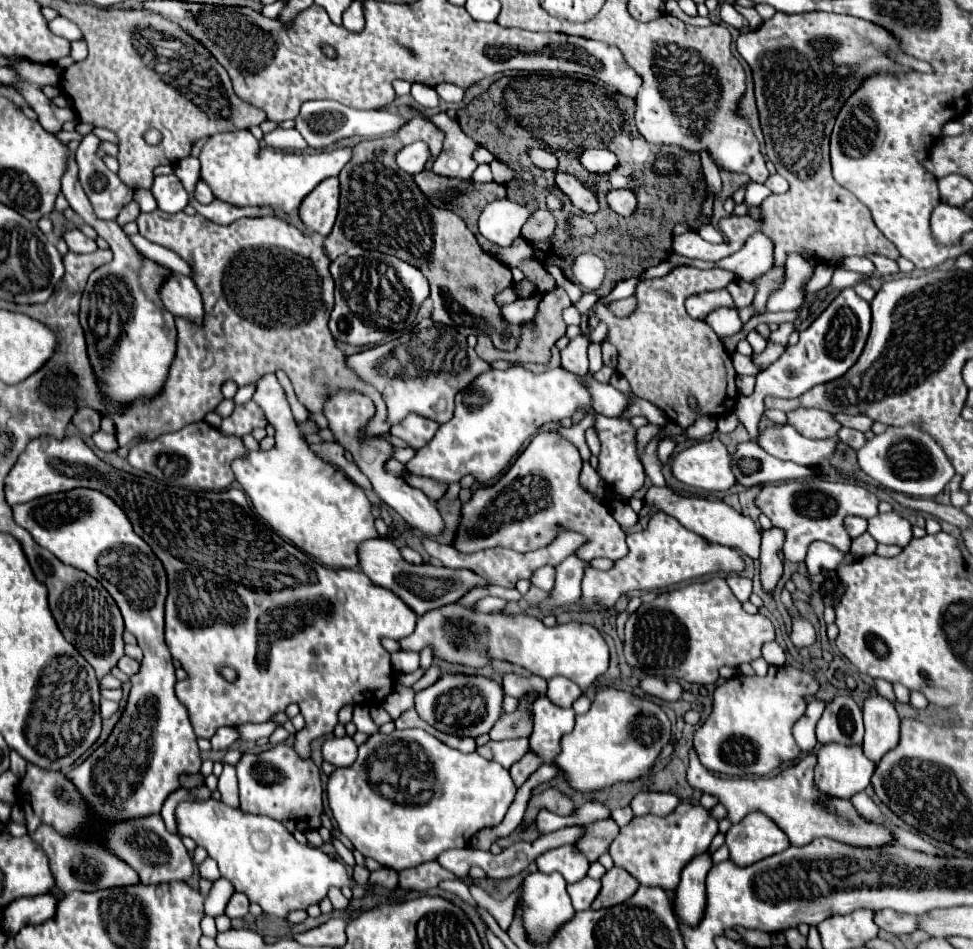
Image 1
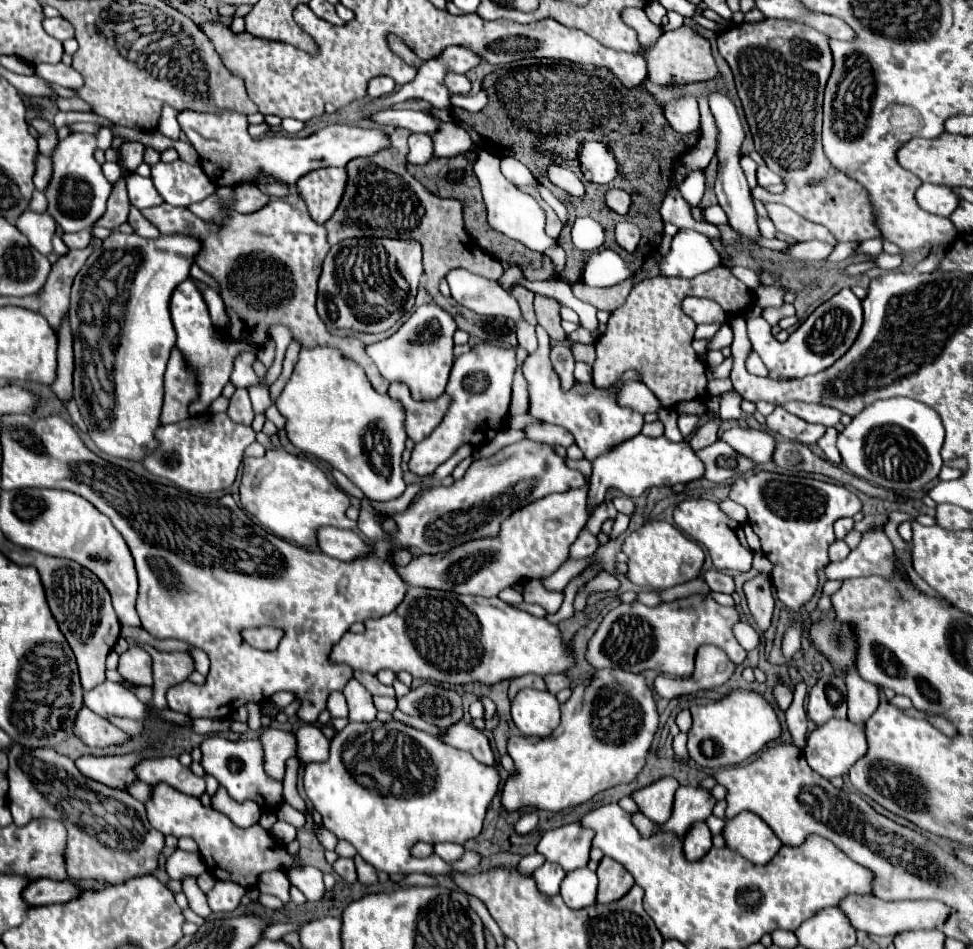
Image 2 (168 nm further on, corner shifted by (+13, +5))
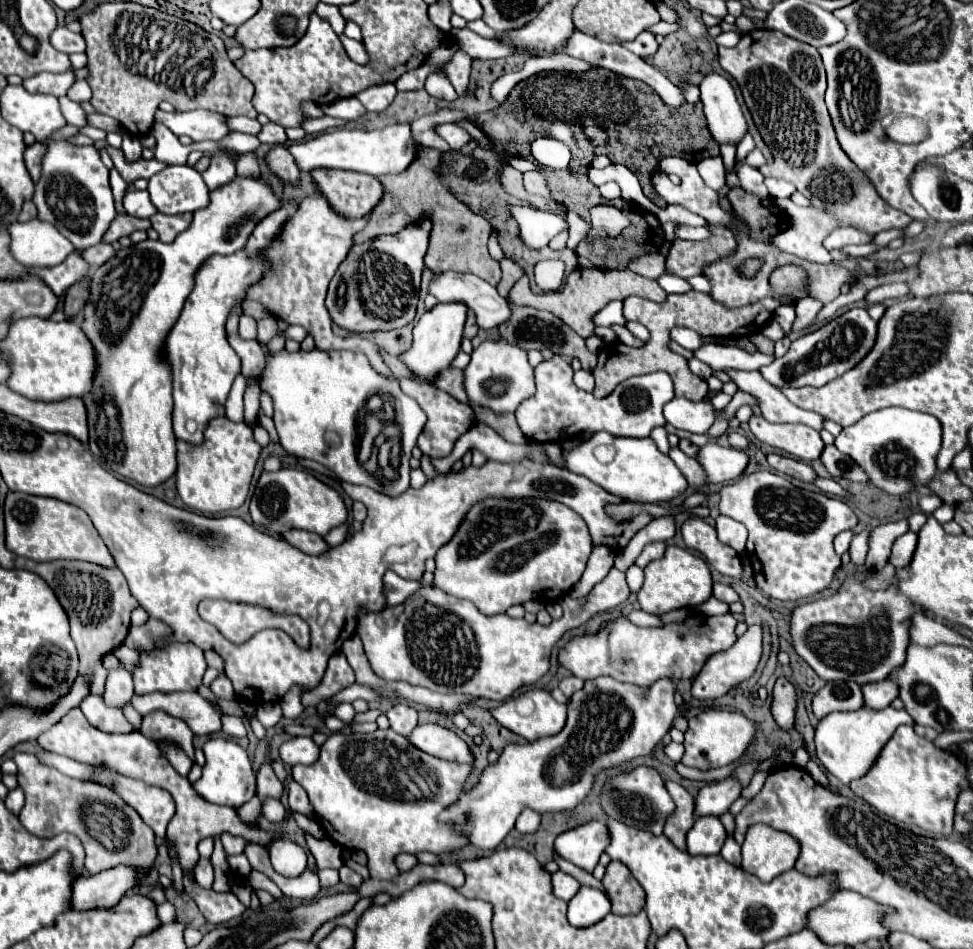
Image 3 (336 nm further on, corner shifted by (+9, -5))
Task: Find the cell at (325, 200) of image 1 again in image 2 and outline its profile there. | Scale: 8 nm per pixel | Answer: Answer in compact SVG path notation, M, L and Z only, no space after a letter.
M317 169L309 173L309 177L301 177L301 181L297 181L297 191L305 201L309 215L319 225L333 215L337 201L341 201L343 189L345 169Z

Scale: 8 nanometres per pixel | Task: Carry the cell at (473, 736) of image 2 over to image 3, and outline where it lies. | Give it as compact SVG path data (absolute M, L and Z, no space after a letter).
M417 725L407 737L413 747L419 751L433 755L445 761L457 763L473 763L471 751L463 739L459 739L453 731L439 725Z

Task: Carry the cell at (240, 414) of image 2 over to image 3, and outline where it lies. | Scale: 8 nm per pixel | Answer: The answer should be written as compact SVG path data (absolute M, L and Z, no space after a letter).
M251 377L247 383L247 389L245 389L245 423L257 419L259 395L261 395L261 389L257 385L257 377Z

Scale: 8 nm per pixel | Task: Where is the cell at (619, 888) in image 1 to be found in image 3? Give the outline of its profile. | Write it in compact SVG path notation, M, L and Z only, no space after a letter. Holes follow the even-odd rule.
M611 861L607 865L603 887L611 897L615 915L633 915L645 907L645 891L643 889L639 891L639 881L621 861ZM639 893L641 893L641 905L639 905Z

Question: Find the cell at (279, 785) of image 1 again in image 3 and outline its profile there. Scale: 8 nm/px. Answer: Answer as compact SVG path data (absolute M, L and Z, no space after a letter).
M219 737L219 739L209 739L203 745L203 751L207 757L207 763L203 767L203 777L193 783L193 789L197 791L197 795L201 795L209 803L229 805L235 809L245 805L255 795L255 775L245 749L231 739Z

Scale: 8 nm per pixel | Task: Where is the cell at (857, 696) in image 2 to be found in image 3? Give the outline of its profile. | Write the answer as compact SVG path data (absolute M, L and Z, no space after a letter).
M891 679L867 683L867 685L863 685L863 695L865 695L865 705L867 707L881 709L881 707L887 707L889 703L893 703L897 699L899 685Z

